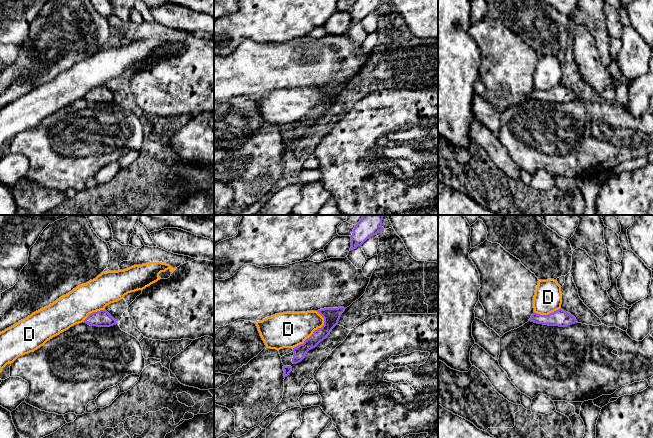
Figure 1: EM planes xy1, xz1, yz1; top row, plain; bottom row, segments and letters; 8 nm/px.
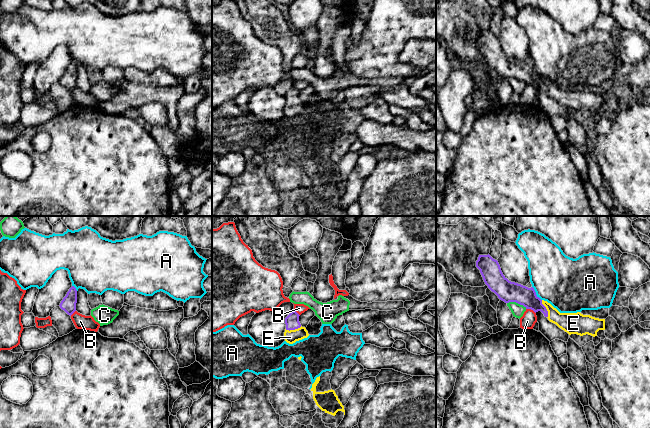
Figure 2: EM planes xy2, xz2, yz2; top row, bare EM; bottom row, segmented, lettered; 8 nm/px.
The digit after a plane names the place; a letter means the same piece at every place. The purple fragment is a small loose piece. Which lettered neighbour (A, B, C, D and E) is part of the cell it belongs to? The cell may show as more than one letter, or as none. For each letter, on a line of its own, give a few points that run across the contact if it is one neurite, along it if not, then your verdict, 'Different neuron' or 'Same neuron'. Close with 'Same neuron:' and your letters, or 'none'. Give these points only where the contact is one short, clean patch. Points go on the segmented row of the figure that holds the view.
A: Line: yz2 (532, 286), (535, 294), (541, 300). Different neuron
B: Line: yz2 (526, 308), (530, 308), (535, 313). Different neuron
C: Line: yz2 (507, 302), (517, 302), (526, 308). Different neuron
D: Line: xz1 (317, 311), (323, 318), (323, 324), (302, 343), (292, 348). Different neuron
E: Line: yz2 (525, 296), (546, 309), (557, 318), (573, 323). Same neuron
Same neuron: E

